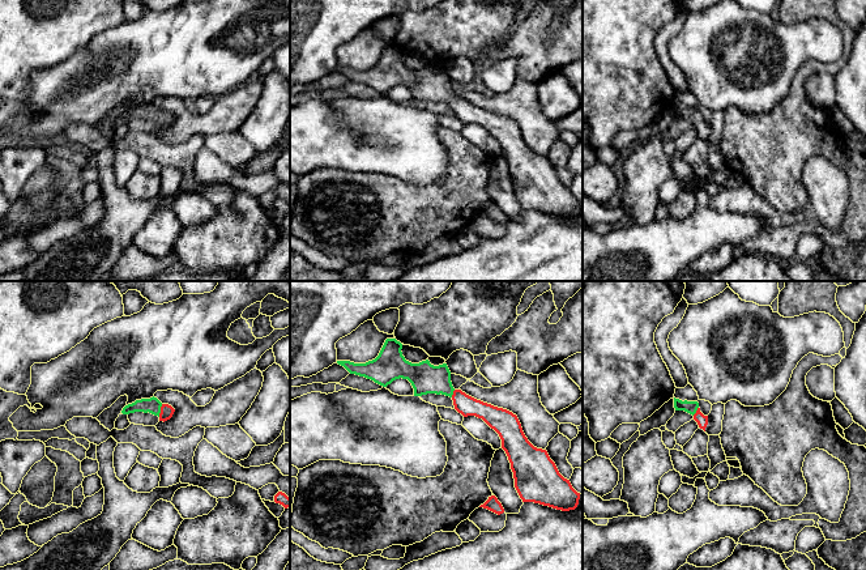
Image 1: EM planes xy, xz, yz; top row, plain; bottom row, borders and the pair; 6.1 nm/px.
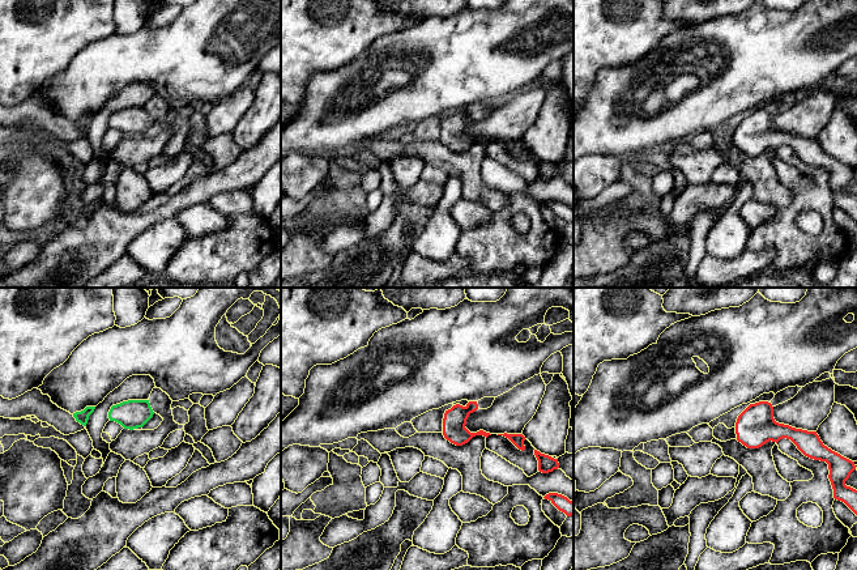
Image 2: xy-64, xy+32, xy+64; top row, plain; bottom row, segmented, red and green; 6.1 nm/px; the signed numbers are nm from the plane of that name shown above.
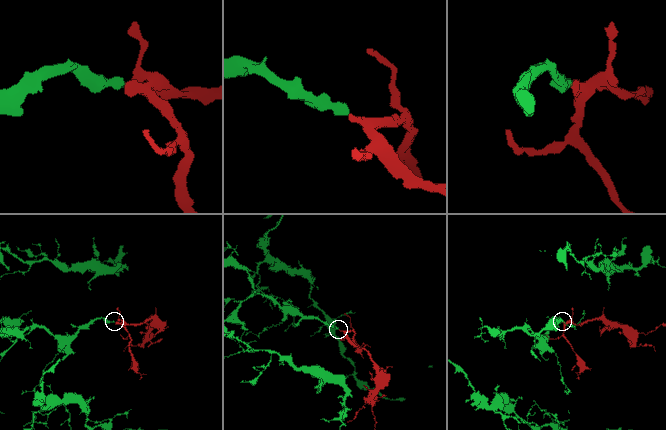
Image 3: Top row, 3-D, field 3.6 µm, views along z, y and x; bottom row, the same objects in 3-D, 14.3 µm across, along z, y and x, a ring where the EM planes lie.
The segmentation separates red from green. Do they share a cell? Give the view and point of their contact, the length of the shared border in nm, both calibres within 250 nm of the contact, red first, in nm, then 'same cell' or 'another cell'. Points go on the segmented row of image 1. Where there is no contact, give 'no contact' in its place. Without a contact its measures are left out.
meets red in xy at (161, 411); contact 80 nm long; 80 nm thick on the red side, 100 nm on the other; same cell

